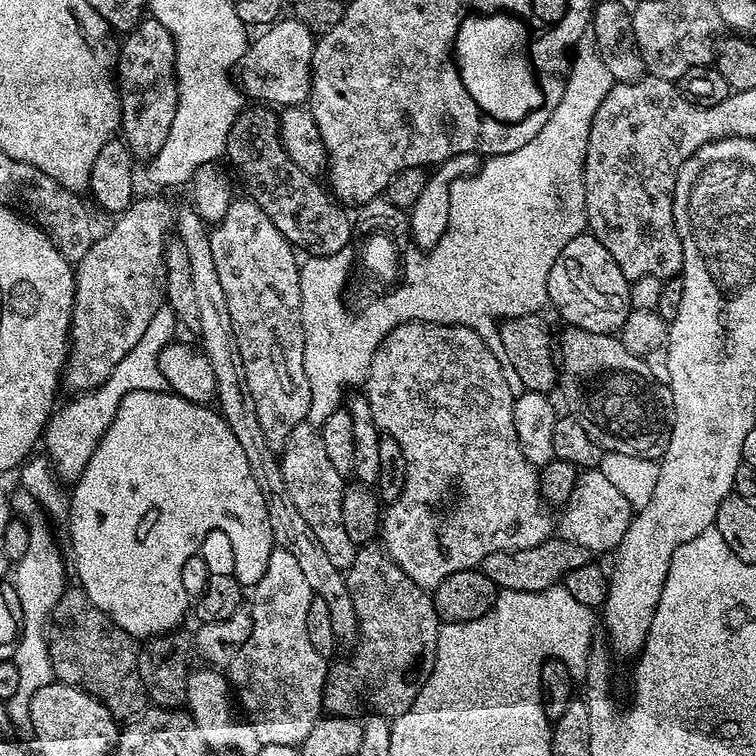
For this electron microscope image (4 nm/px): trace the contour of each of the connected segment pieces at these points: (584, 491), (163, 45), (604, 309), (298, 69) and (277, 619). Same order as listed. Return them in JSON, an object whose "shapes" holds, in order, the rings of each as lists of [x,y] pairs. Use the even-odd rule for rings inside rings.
{"shapes":[[[[590,468],[577,475],[574,490],[563,504],[561,512],[564,513],[558,516],[559,539],[578,542],[578,546],[586,546],[589,554],[615,553],[634,515],[632,504],[626,502],[625,496],[610,483],[610,478],[606,478],[606,474],[602,474],[599,468]]],[[[154,19],[140,20],[119,45],[114,75],[120,95],[119,131],[122,139],[137,161],[147,162],[160,153],[174,122],[176,47],[170,30]]],[[[581,234],[566,242],[562,254],[558,254],[554,266],[550,266],[548,304],[556,307],[565,325],[594,334],[616,334],[633,309],[631,283],[598,238]]],[[[280,18],[265,27],[260,37],[249,43],[234,69],[238,87],[245,97],[268,106],[303,105],[312,85],[312,55],[316,40],[309,28],[295,18]]],[[[273,547],[270,562],[266,566],[266,574],[250,592],[250,604],[252,600],[250,638],[242,642],[242,650],[238,650],[238,654],[234,654],[234,658],[226,665],[229,685],[238,697],[242,712],[244,707],[243,715],[247,723],[254,726],[254,734],[258,734],[258,742],[261,745],[295,748],[306,738],[306,734],[310,734],[310,730],[314,730],[316,721],[321,719],[324,683],[328,677],[330,664],[322,654],[318,654],[318,650],[314,650],[310,637],[306,634],[306,614],[310,610],[312,598],[310,585],[306,583],[306,577],[303,576],[295,558],[286,550]]]]}

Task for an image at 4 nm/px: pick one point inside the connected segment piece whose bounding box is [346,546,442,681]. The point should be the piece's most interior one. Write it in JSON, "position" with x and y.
{"position":[388,605]}

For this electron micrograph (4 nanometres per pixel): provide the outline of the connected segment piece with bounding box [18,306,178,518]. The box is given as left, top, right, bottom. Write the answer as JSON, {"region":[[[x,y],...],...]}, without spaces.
{"region":[[[162,306],[158,314],[150,318],[150,326],[146,326],[142,338],[138,338],[138,342],[135,343],[134,350],[130,350],[130,354],[126,354],[126,358],[122,358],[122,362],[114,366],[114,374],[106,378],[102,387],[73,395],[69,404],[61,403],[48,417],[48,425],[45,426],[42,437],[42,448],[48,451],[49,461],[39,454],[33,455],[20,465],[18,475],[21,486],[36,499],[33,501],[43,508],[49,517],[67,517],[70,507],[69,497],[65,489],[64,492],[60,489],[60,480],[56,477],[56,472],[65,480],[65,485],[71,486],[76,483],[82,470],[86,470],[86,462],[90,462],[90,454],[94,454],[102,434],[106,434],[110,422],[114,422],[118,402],[122,402],[122,398],[126,398],[126,394],[134,390],[162,392],[168,388],[167,380],[159,370],[158,356],[163,348],[174,340],[177,335],[176,328],[178,329],[176,315],[171,308]]]}

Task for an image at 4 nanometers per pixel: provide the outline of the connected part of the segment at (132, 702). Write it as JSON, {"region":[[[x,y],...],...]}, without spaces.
{"region":[[[79,586],[65,587],[62,598],[58,600],[52,615],[50,624],[56,629],[51,629],[48,641],[48,657],[52,663],[52,675],[61,684],[69,684],[86,694],[90,694],[98,702],[110,710],[117,721],[127,722],[140,715],[149,707],[150,701],[144,692],[142,674],[138,674],[138,644],[126,630],[122,630],[106,615]]]}

